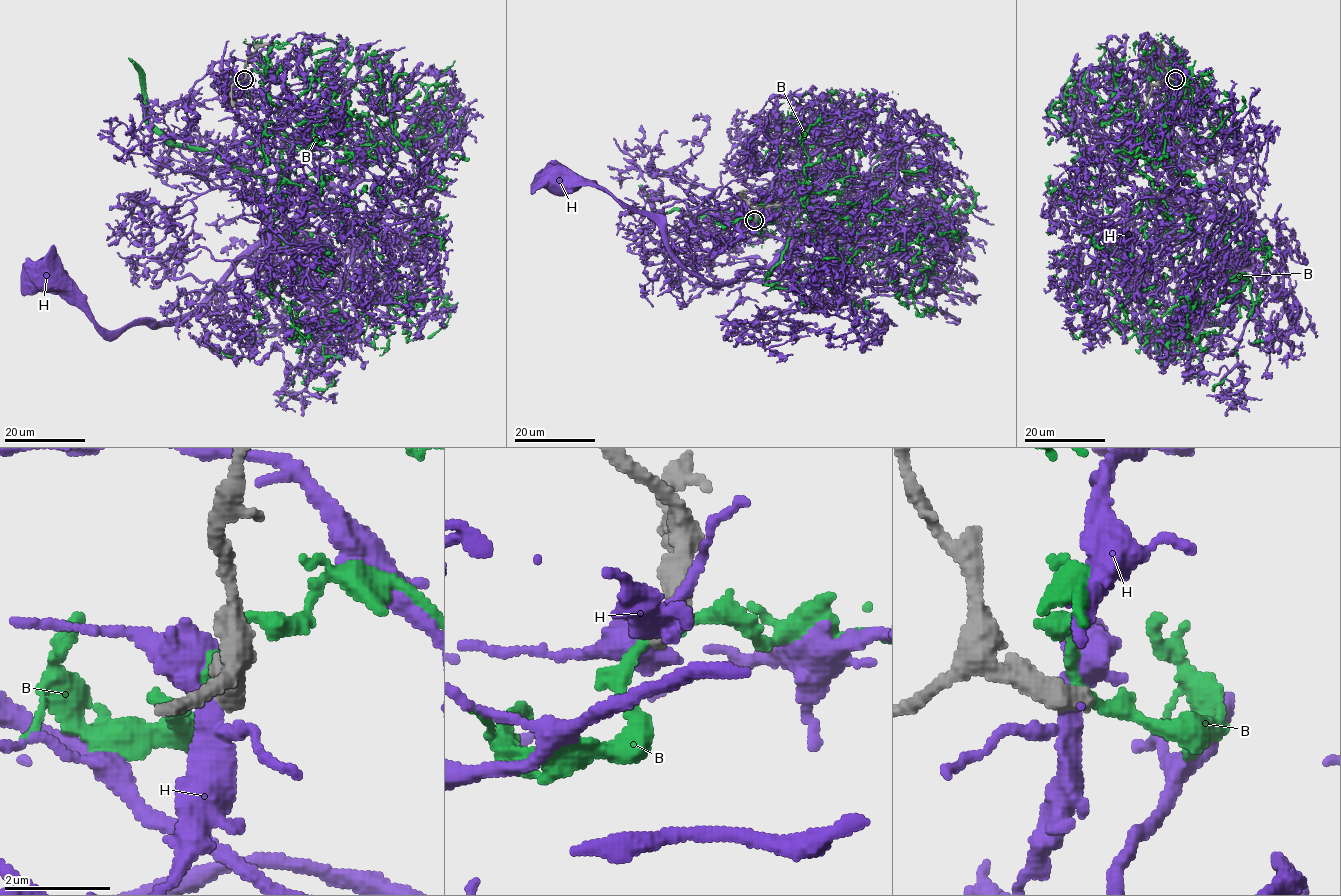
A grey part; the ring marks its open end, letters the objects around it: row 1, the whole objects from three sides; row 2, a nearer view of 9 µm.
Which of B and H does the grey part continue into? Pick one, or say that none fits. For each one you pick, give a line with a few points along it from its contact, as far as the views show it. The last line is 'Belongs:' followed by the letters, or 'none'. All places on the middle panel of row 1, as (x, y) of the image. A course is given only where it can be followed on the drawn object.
Belongs: none

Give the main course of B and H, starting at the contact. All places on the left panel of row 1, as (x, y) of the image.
B: (244, 78), (333, 51), (316, 105), (417, 92), (434, 229), (344, 341), (294, 337), (301, 269), (338, 311)
H: (244, 79), (233, 99), (278, 100), (287, 115), (284, 128), (328, 189), (173, 321), (104, 330), (47, 280)

